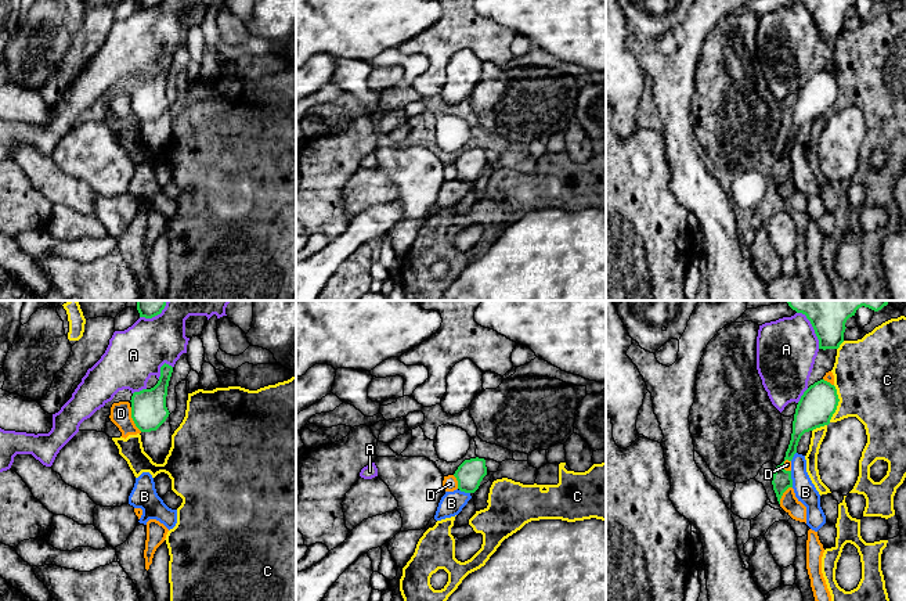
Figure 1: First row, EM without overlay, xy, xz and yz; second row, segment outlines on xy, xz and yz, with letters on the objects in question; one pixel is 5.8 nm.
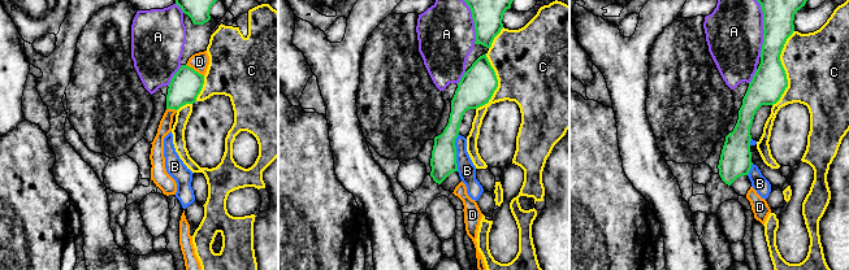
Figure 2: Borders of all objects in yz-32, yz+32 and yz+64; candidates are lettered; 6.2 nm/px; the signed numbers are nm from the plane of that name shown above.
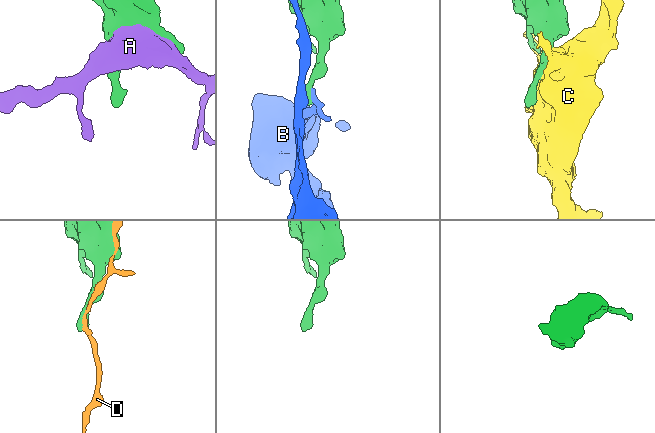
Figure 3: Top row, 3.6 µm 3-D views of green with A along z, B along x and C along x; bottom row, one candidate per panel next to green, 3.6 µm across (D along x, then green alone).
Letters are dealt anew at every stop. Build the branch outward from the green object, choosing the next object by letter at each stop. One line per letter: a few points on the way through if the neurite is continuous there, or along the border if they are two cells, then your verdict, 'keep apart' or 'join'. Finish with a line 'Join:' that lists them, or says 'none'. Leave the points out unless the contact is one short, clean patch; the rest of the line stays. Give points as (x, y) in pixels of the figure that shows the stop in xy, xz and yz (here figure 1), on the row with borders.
A: keep apart
B: border yz (790, 471), (793, 486); keep apart
C: keep apart
D: keep apart
Join: none

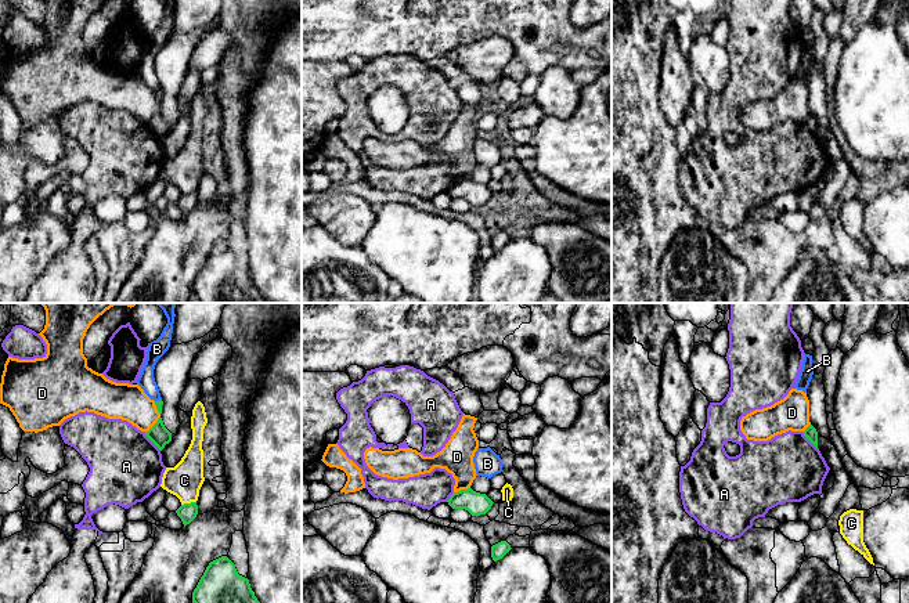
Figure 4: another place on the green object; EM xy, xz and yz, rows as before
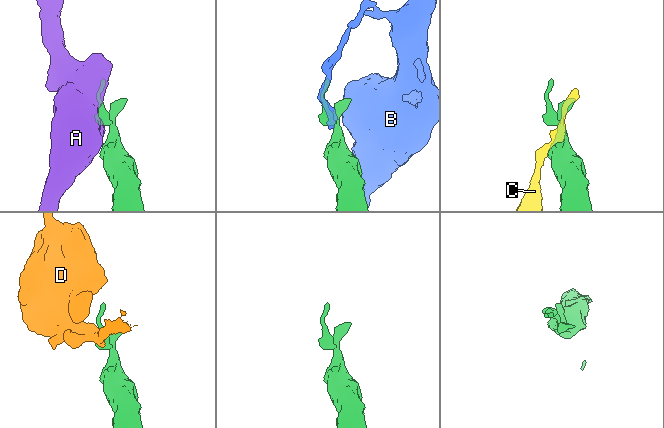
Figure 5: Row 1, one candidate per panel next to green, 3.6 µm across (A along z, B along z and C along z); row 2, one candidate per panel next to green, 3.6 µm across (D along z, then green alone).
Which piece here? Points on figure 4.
A: border xy (143, 432), (161, 450); keep apart
B: border xy (161, 399), (155, 401); keep apart
C: border xy (195, 501), (181, 505); keep apart
D: border xy (159, 416), (144, 432); keep apart
Join: none

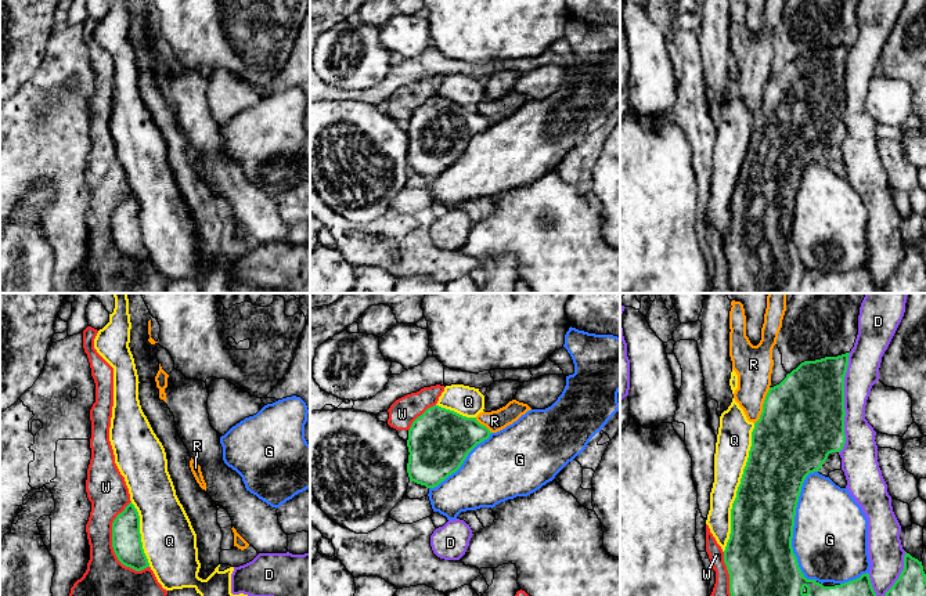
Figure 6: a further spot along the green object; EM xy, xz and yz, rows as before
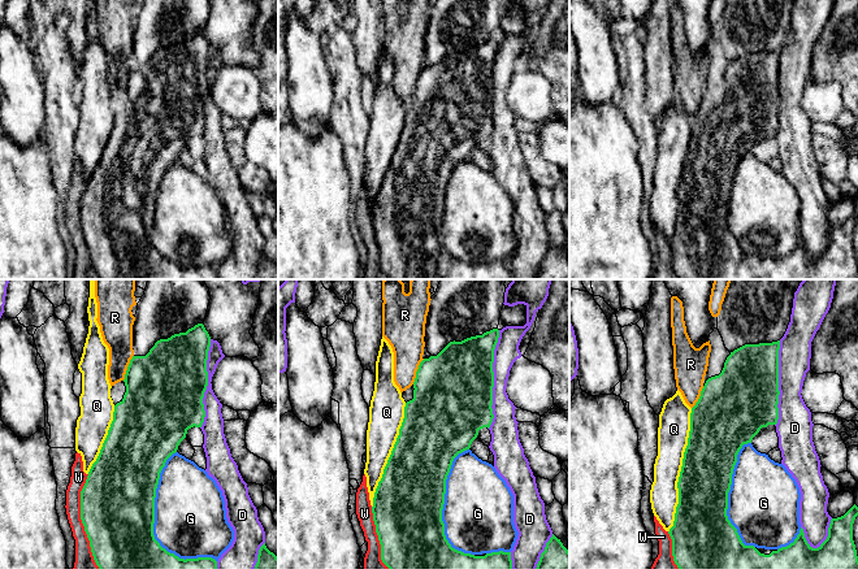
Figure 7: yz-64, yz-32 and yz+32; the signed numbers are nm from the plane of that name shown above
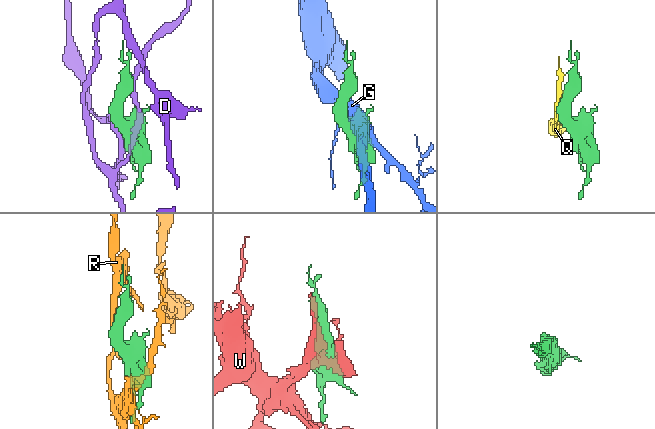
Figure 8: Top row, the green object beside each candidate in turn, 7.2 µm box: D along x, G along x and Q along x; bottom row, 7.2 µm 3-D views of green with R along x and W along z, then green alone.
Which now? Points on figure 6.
D: keep apart
G: keep apart
Q: join
R: keep apart
W: keep apart
Join: Q

